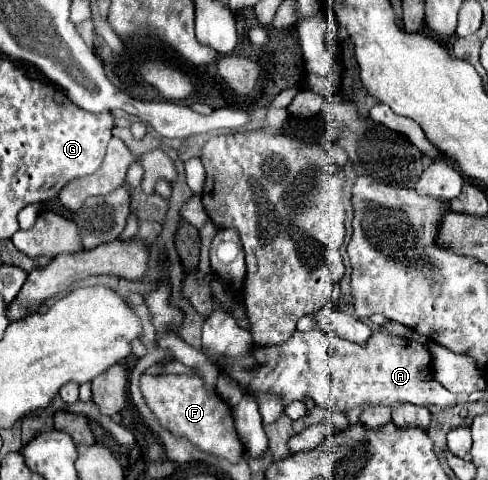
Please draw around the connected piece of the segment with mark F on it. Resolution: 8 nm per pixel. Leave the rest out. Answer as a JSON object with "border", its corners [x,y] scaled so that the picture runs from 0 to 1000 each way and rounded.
{"border":[[[307,765],[287,785],[287,815],[299,848],[316,860],[324,881],[336,894],[344,894],[352,906],[377,910],[410,940],[455,952],[471,965],[488,965],[500,952],[504,935],[480,894],[471,848],[451,831],[451,823],[426,810],[410,785],[389,785],[389,781],[320,785],[311,781],[311,765]]]}

